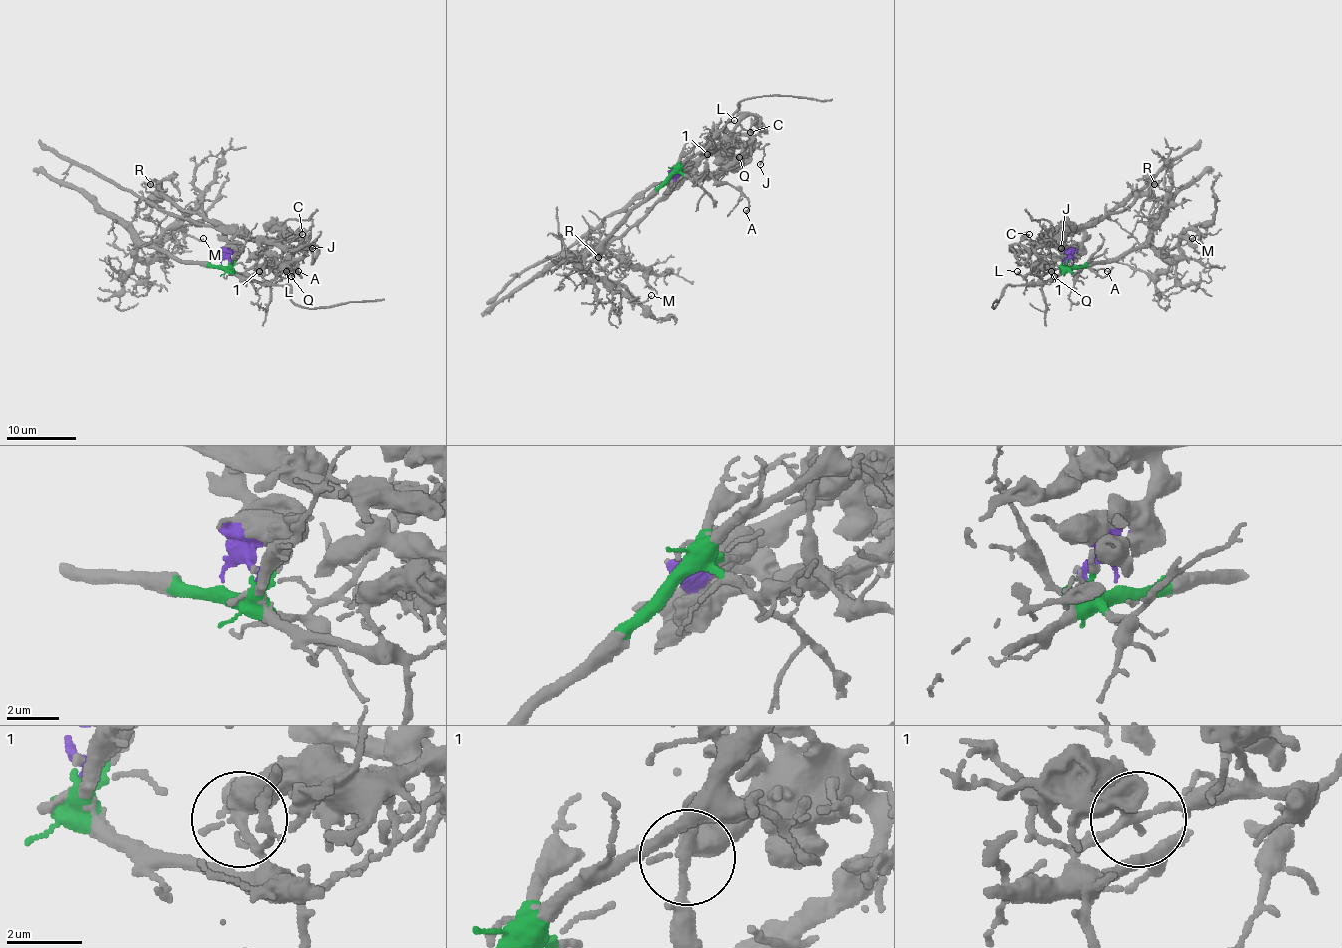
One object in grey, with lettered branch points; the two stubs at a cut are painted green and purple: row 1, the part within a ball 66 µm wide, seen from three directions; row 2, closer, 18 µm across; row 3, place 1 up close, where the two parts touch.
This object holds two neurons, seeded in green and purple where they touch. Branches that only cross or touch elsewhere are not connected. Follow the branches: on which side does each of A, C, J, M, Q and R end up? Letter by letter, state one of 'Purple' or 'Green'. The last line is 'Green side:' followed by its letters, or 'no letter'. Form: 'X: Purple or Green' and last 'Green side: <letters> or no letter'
A: Green
C: Purple
J: Purple
M: Green
Q: Purple
R: Purple
Green side: A, M

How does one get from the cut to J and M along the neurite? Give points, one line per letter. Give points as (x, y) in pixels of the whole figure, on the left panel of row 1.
J: (221, 264), (226, 250), (226, 233), (243, 233), (254, 240), (315, 241), (311, 248)
M: (221, 264), (179, 262), (142, 245), (137, 254), (154, 257), (177, 229), (203, 238)

